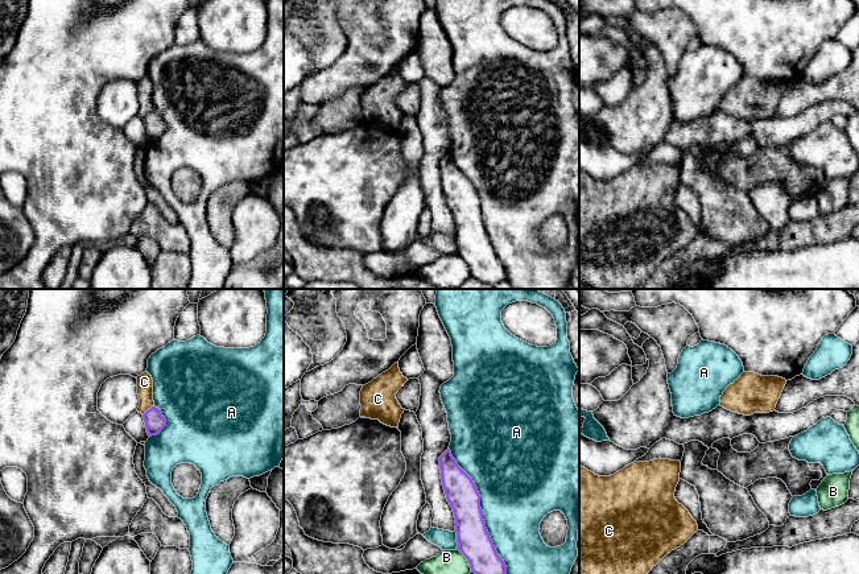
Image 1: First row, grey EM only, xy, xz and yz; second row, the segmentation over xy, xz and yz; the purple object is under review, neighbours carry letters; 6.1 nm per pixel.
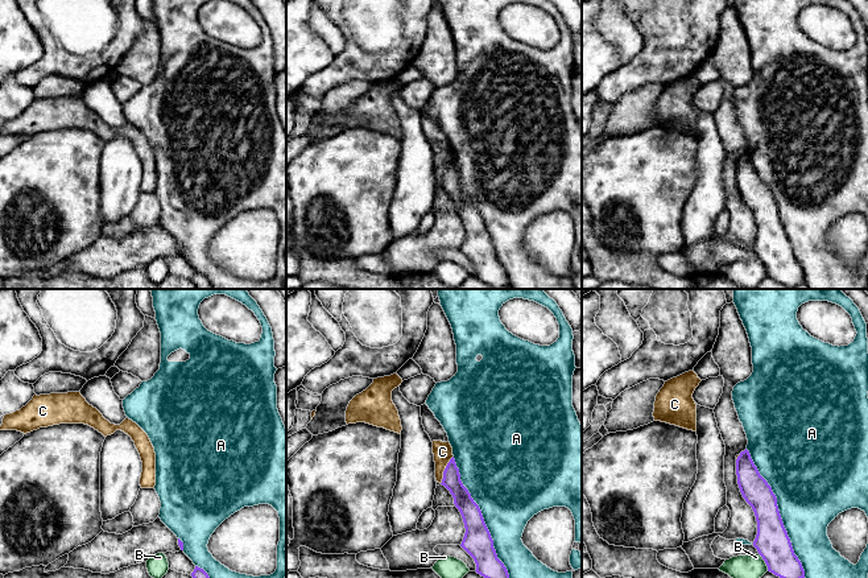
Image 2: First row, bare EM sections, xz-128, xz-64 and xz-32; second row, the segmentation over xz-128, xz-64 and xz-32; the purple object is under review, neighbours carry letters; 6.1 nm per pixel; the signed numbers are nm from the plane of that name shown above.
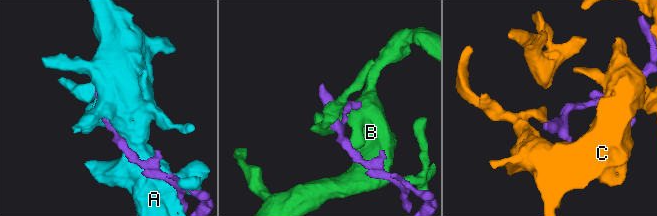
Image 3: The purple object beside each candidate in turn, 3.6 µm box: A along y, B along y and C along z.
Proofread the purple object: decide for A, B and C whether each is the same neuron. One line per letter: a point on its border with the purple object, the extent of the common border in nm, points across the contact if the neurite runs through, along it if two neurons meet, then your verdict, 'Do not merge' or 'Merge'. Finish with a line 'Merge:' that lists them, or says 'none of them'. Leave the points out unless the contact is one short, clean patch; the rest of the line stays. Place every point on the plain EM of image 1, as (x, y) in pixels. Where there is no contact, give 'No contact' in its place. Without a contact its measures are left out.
A: Touches purple at xz (482, 215). Shared border 850 nm. Do not merge
B: Touches purple at xz (467, 264). Shared border 160 nm. Do not merge
C: Touches purple at xy (148, 114). Shared border 90 nm. Boundary: xy (153, 110), (143, 119). Do not merge
Merge: none of them

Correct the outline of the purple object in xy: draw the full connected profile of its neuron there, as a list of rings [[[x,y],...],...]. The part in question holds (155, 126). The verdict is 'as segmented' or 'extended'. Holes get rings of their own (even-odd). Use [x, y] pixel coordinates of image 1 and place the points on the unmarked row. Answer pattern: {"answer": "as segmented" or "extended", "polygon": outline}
{"answer": "as segmented", "polygon": [[[152,111],[143,119],[146,137],[149,141],[160,139],[160,136],[166,131],[166,124],[162,120],[161,115],[156,111]]]}

